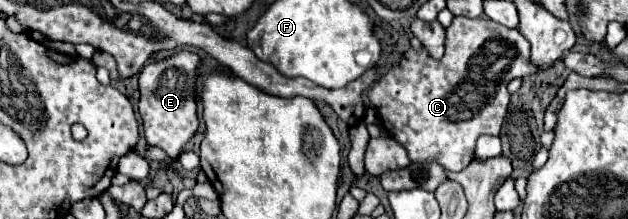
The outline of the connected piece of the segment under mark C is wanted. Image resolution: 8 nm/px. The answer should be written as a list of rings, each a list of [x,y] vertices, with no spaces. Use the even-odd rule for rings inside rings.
[[[455,17],[447,29],[445,55],[441,59],[429,57],[425,49],[405,51],[397,63],[377,81],[377,85],[369,89],[369,99],[375,105],[385,131],[407,149],[411,161],[429,161],[439,163],[449,171],[463,171],[471,163],[471,153],[477,137],[483,133],[501,133],[501,125],[509,107],[507,83],[515,77],[525,77],[535,71],[537,67],[529,61],[529,43],[517,29],[497,25],[487,17]]]

